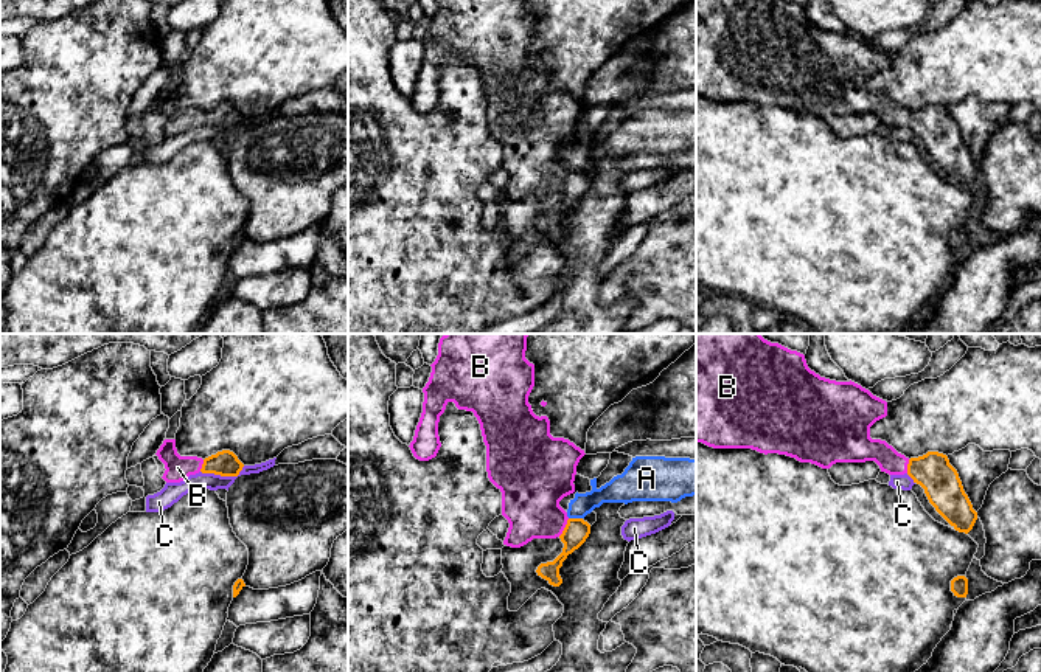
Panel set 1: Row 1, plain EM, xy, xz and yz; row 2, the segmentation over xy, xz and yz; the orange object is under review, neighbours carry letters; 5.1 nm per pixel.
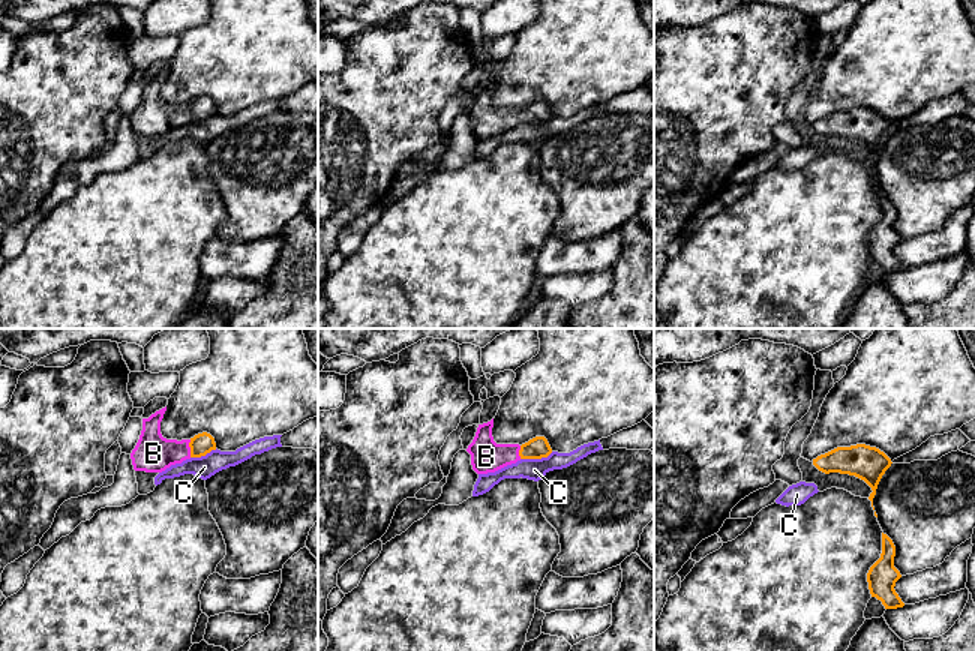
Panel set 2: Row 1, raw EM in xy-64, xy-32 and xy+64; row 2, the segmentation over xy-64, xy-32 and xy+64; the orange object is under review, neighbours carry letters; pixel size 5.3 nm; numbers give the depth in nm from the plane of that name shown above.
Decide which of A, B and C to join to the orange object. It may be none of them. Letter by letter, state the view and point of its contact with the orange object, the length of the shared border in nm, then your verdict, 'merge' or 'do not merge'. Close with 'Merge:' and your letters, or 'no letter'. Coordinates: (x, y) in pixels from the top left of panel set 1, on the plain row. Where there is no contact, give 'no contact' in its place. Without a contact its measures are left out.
A: contact xz (575, 171); length 70 nm; do not merge
B: contact xz (564, 180); length 110 nm; merge
C: contact xy (222, 128); length 240 nm; do not merge
Merge: B

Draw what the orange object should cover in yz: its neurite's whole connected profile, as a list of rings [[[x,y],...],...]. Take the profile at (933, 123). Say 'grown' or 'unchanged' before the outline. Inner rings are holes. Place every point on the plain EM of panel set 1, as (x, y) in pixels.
grown; [[[696,0],[696,95],[713,101],[752,101],[778,106],[830,121],[836,115],[875,113],[889,127],[907,126],[924,141],[929,155],[959,185],[968,186],[977,165],[963,143],[957,123],[946,107],[928,104],[906,110],[881,92],[870,90],[870,79],[887,68],[887,54],[855,34],[820,29],[806,17],[805,8],[788,0]]]

